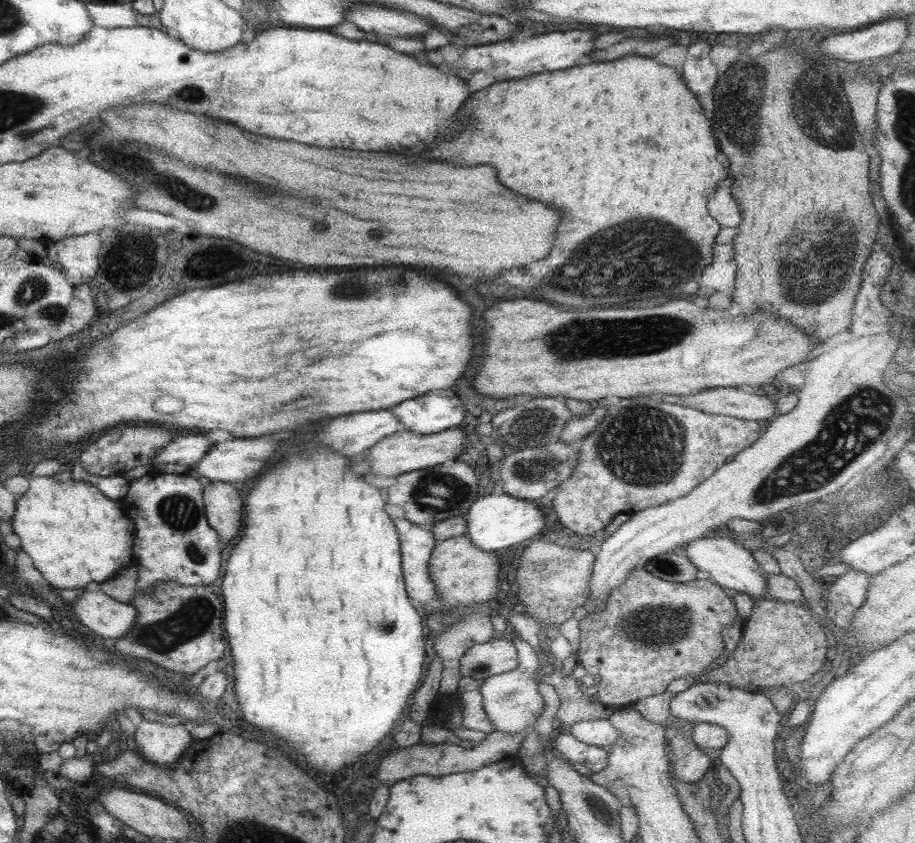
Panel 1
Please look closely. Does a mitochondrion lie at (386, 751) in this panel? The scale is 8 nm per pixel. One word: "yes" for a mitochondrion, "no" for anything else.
no

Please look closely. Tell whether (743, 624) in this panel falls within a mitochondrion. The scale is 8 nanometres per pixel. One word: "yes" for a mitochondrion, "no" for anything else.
no

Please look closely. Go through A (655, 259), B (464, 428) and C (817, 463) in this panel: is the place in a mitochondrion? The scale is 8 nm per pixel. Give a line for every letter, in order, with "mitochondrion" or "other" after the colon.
A: mitochondrion
B: other
C: mitochondrion

